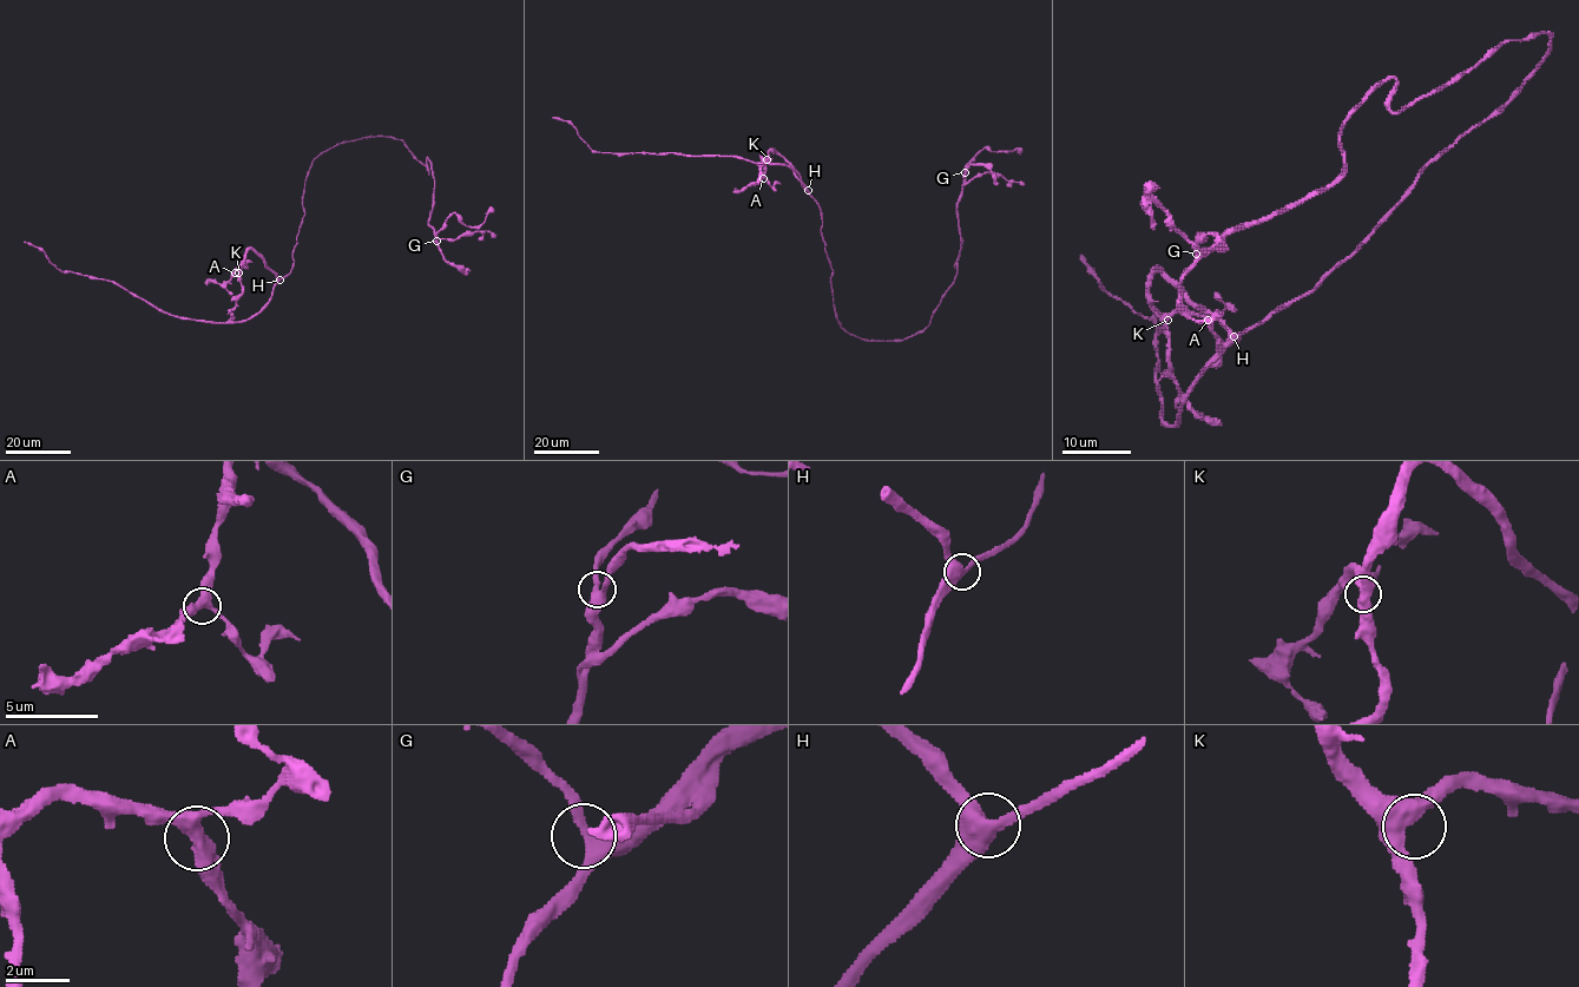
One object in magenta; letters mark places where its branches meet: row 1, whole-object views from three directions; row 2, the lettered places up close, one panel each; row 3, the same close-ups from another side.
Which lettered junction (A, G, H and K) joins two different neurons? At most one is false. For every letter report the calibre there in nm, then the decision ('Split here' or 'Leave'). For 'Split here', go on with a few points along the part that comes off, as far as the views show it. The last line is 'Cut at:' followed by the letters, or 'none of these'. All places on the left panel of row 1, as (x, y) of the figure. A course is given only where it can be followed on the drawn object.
A: Thickness 400 nm. Leave
G: Thickness 320 nm. Leave
H: Thickness 440 nm. Leave
K: Thickness 500 nm. Leave
Cut at: none of these

